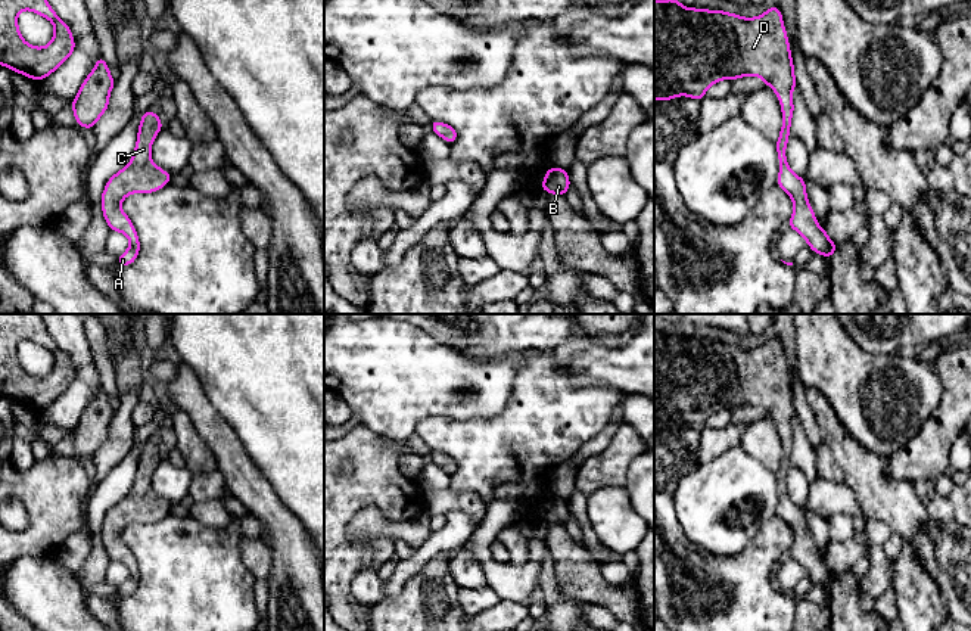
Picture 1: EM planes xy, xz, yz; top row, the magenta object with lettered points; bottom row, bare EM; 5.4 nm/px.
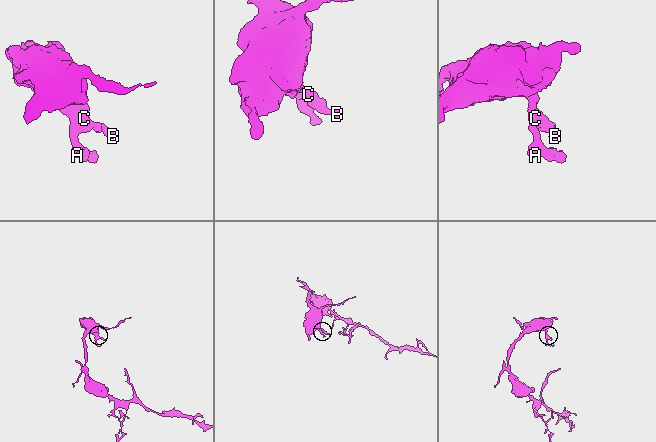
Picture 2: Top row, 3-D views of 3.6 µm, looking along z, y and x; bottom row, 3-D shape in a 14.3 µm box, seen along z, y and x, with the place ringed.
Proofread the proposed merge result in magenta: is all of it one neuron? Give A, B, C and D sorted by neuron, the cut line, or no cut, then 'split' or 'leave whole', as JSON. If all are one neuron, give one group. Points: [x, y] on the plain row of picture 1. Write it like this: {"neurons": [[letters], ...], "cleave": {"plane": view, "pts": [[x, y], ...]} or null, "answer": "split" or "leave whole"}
{"neurons": [["A", "B", "C", "D"]], "cleave": null, "answer": "leave whole"}

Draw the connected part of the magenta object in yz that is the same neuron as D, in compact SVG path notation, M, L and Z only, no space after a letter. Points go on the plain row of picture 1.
M669 327L663 332L654 330L656 432L672 430L678 426L701 430L712 414L722 410L734 411L747 405L762 408L775 422L781 433L782 457L779 469L775 472L779 491L777 516L785 520L794 534L788 557L800 563L813 582L830 590L838 579L838 575L818 554L812 535L807 531L806 510L791 501L785 487L794 442L793 419L797 416L797 411L779 338L769 336L763 345L744 348L725 341L688 339L681 330Z

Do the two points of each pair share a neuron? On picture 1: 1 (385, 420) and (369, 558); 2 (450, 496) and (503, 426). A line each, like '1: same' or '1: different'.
1: different
2: different

